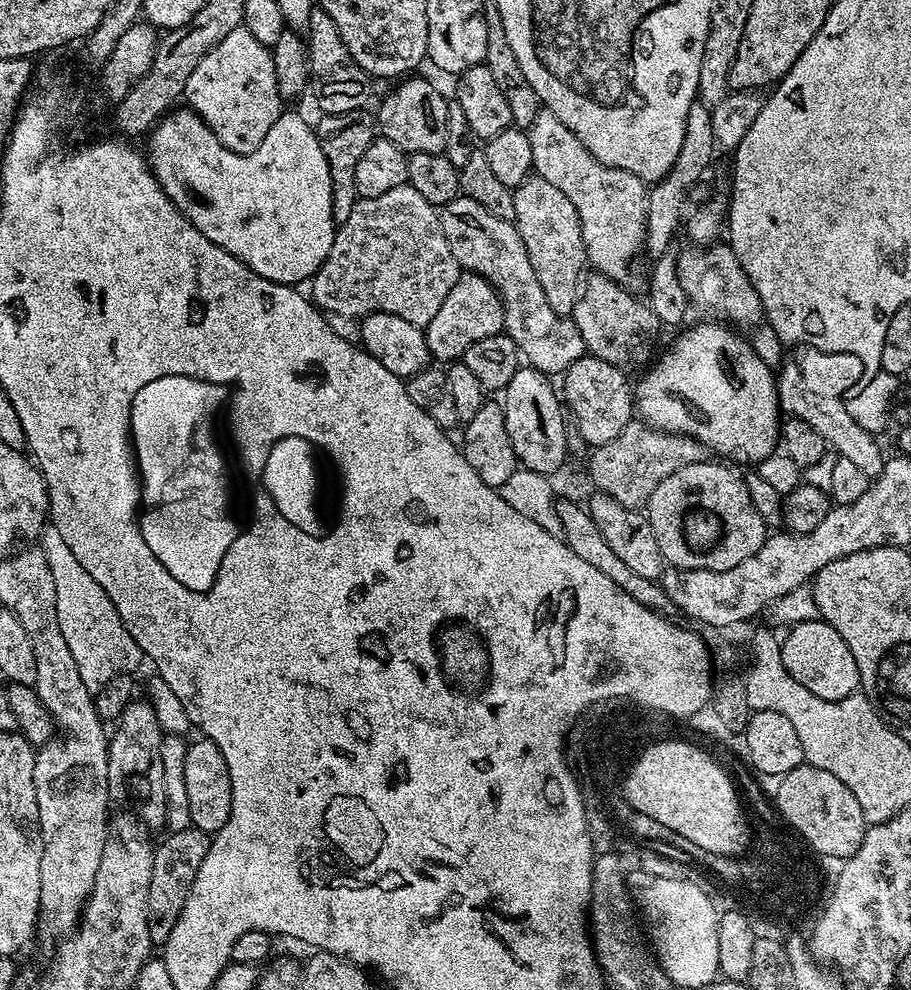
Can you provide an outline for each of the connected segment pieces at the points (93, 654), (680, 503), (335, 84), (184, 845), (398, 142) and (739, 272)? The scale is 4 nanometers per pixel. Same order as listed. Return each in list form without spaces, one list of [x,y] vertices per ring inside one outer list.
[[[55,526],[45,527],[39,533],[38,547],[46,554],[50,574],[54,574],[54,590],[58,594],[58,626],[62,626],[66,646],[70,646],[70,654],[74,654],[74,663],[78,666],[78,674],[82,674],[82,682],[86,682],[86,690],[95,694],[106,686],[106,682],[110,682],[110,678],[123,672],[135,673],[140,660],[145,659],[144,651],[134,638],[130,638],[130,630],[126,630],[118,610],[114,610],[110,594],[106,594],[106,590],[102,590],[102,586],[98,586],[86,570],[82,570],[82,562],[74,558],[70,546],[66,546]]]
[[[705,462],[702,464],[691,464],[690,466],[682,466],[682,470],[674,470],[674,474],[670,474],[670,478],[662,478],[662,482],[658,482],[658,490],[654,490],[654,494],[650,494],[646,505],[646,515],[650,526],[654,530],[654,538],[658,538],[658,550],[664,555],[665,561],[674,568],[689,568],[690,570],[730,570],[734,566],[738,566],[738,562],[746,562],[746,558],[750,558],[754,554],[758,554],[760,547],[764,545],[766,539],[766,525],[762,522],[762,514],[754,506],[754,502],[748,493],[748,485],[743,479],[739,480],[730,469],[727,463],[716,462],[720,464],[711,464]]]
[[[313,7],[312,13],[310,14],[310,22],[308,23],[306,29],[306,43],[308,46],[308,67],[310,69],[310,80],[314,85],[314,92],[316,88],[316,100],[320,103],[320,112],[327,114],[329,112],[355,112],[357,110],[363,109],[364,104],[372,96],[372,84],[374,84],[373,77],[368,75],[366,70],[362,70],[362,66],[358,66],[358,62],[354,62],[354,58],[350,54],[350,50],[346,50],[346,42],[342,42],[342,34],[338,30],[338,26],[334,26],[334,18],[330,18],[330,14],[326,14],[326,10],[322,10],[320,7]]]
[[[193,827],[168,832],[165,837],[161,844],[155,845],[152,854],[152,873],[148,891],[148,929],[153,945],[156,946],[163,946],[166,938],[170,938],[174,922],[178,922],[178,914],[182,914],[182,906],[186,906],[190,886],[194,886],[198,866],[202,866],[202,858],[206,858],[212,845],[212,836],[209,833]]]
[[[404,78],[399,81],[400,84],[384,101],[380,104],[380,116],[378,112],[378,132],[381,137],[390,142],[394,142],[394,146],[398,146],[405,154],[421,152],[422,154],[434,154],[435,152],[443,152],[446,146],[446,122],[448,121],[449,101],[444,100],[444,96],[431,84],[428,80],[408,80],[412,78]]]
[[[715,242],[707,247],[689,247],[689,252],[680,252],[676,261],[676,273],[689,301],[700,308],[708,308],[709,317],[729,325],[756,324],[764,320],[764,307],[760,295],[740,265],[740,258],[732,253],[724,242]]]

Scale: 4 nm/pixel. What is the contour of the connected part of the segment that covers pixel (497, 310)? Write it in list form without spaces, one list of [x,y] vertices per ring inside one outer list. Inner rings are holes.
[[[464,272],[460,280],[454,282],[454,290],[446,294],[446,302],[442,302],[438,314],[430,318],[428,327],[424,329],[424,337],[428,355],[433,361],[456,362],[466,350],[470,350],[470,346],[474,346],[474,342],[501,335],[503,332],[504,307],[495,286],[478,274]]]

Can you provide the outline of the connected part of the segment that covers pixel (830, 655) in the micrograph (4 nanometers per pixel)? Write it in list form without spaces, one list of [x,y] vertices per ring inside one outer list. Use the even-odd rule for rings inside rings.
[[[809,618],[793,625],[787,632],[781,641],[780,660],[800,685],[824,701],[840,701],[860,688],[858,662],[854,662],[850,646],[842,642],[842,636],[832,626],[819,618]]]

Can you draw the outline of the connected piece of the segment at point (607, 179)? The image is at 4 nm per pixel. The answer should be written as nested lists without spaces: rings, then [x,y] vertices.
[[[541,107],[527,134],[530,150],[534,150],[532,167],[535,175],[558,186],[558,190],[574,202],[574,210],[578,210],[587,263],[617,284],[627,285],[632,276],[632,259],[642,252],[648,234],[648,188],[645,181],[626,170],[598,162],[598,158],[594,158],[594,154],[590,154],[570,130],[554,118],[549,108]]]

